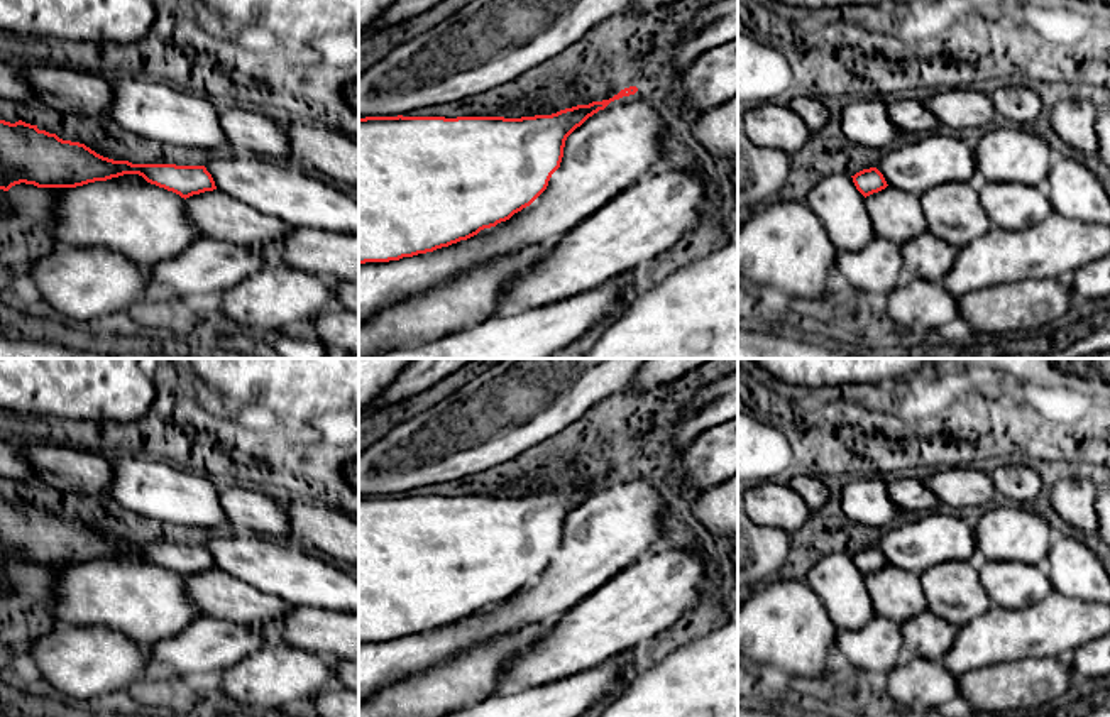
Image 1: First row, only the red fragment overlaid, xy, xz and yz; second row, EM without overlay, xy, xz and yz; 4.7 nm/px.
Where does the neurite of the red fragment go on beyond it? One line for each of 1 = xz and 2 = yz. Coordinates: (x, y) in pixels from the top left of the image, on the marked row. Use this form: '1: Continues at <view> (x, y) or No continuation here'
1: No continuation here
2: No continuation here

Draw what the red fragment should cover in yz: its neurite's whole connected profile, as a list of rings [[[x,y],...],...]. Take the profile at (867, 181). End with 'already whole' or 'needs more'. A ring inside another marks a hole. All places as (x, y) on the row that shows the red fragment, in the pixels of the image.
[[[876,167],[863,169],[851,178],[853,178],[856,189],[865,198],[888,186],[883,174]]] | already whole

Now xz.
[[[629,86],[609,100],[521,118],[359,118],[359,264],[433,252],[509,220],[547,189],[567,137],[611,101],[636,91]]] | already whole

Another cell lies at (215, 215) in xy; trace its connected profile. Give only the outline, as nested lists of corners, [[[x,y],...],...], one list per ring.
[[[220,189],[186,198],[186,211],[200,237],[245,249],[278,242],[293,228]]]

